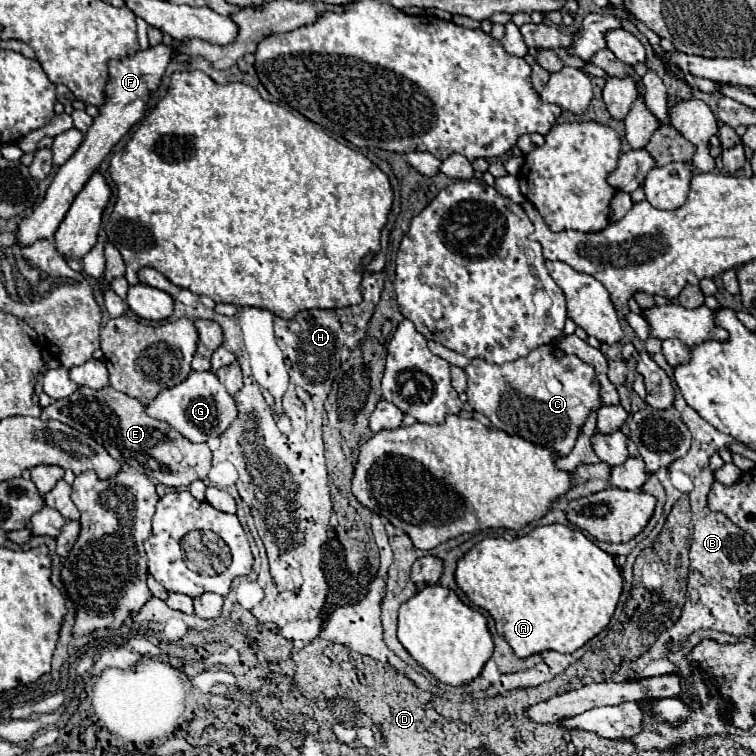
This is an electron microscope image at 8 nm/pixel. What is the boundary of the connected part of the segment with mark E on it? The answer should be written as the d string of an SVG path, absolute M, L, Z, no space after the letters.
M110 385L98 391L78 387L74 395L44 407L40 419L58 419L76 431L90 435L94 441L102 443L114 459L168 487L188 487L196 479L204 481L210 473L212 451L206 443L190 443L188 439L182 439L182 435L178 435L178 431L174 431L168 423L150 419L150 415L142 411L142 401L128 397Z

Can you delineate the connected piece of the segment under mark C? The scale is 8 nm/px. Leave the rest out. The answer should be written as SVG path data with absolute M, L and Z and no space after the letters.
M550 345L504 365L474 359L464 371L468 375L468 403L474 411L486 415L494 429L550 447L560 457L572 451L588 415L602 407L594 367L576 355L554 355Z

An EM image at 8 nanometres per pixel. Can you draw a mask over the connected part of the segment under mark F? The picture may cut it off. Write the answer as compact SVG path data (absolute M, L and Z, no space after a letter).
M160 43L156 47L150 47L148 51L138 51L134 57L130 57L126 61L110 61L110 83L106 87L108 99L100 107L100 115L94 119L94 125L90 127L90 131L84 137L78 151L58 169L58 173L56 173L54 181L50 183L42 203L32 211L30 217L24 217L18 223L16 243L20 247L28 247L38 239L52 239L54 237L54 233L56 233L58 225L62 223L64 215L68 213L74 197L82 191L82 187L92 177L92 173L98 169L102 159L112 151L112 147L120 141L120 137L124 133L128 133L128 129L132 125L136 125L140 121L140 117L144 115L144 109L148 107L148 97L152 95L154 89L158 89L160 77L166 71L168 59L174 53L176 53L174 49Z

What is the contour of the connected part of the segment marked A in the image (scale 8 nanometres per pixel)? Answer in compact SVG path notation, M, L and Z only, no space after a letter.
M568 525L536 527L528 535L512 541L486 537L458 561L454 577L466 597L494 617L498 635L522 659L546 649L560 653L574 653L580 649L610 623L624 583L620 569L614 565L614 557L596 547L580 529Z

